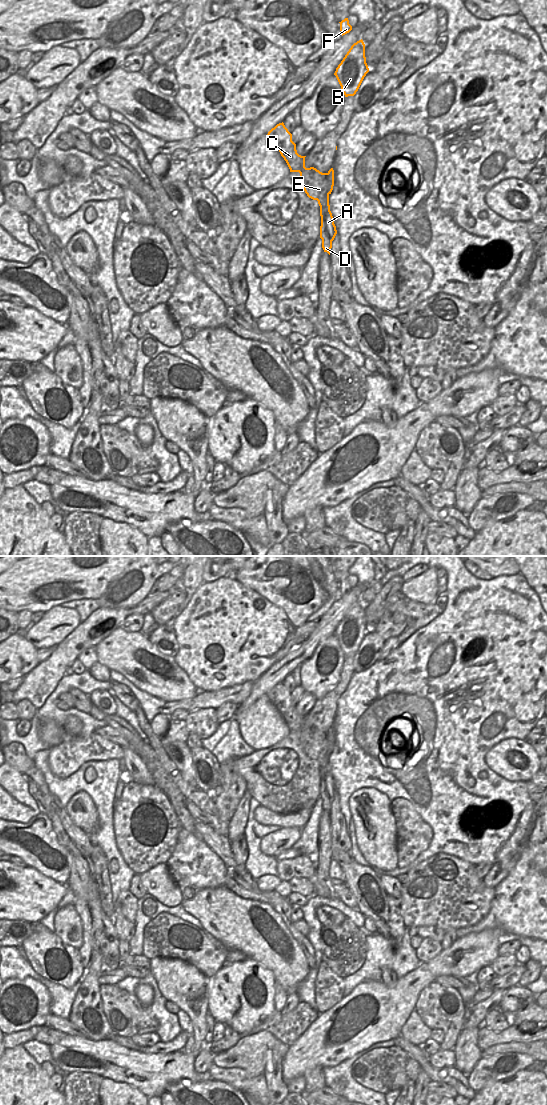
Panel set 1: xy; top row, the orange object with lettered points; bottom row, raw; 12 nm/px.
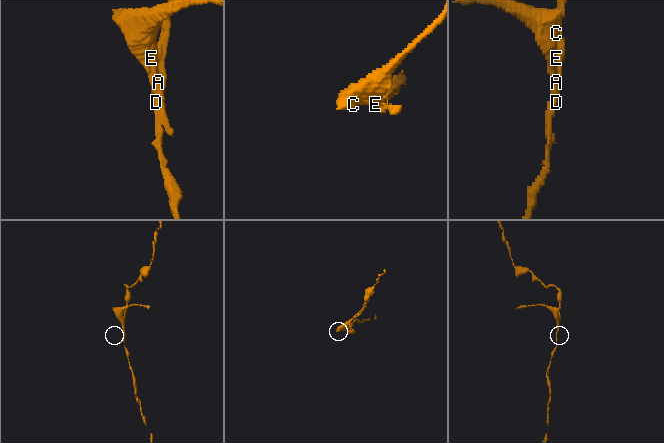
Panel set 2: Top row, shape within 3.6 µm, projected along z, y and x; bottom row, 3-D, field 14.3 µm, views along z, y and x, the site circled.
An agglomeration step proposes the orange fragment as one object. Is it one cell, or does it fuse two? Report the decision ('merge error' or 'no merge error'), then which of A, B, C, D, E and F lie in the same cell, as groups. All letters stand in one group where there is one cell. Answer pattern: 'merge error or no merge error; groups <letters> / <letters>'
merge error; groups A B D F / C E

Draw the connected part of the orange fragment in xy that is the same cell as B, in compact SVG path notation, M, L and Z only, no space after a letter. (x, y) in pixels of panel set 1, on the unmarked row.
M361 599L351 606L336 628L334 635L345 657L348 657L356 654L368 632L369 628L366 623L365 604Z

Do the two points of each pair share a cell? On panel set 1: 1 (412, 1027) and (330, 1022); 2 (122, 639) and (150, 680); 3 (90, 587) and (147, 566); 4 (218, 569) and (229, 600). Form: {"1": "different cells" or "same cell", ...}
{"1": "different cells", "2": "same cell", "3": "different cells", "4": "different cells"}

